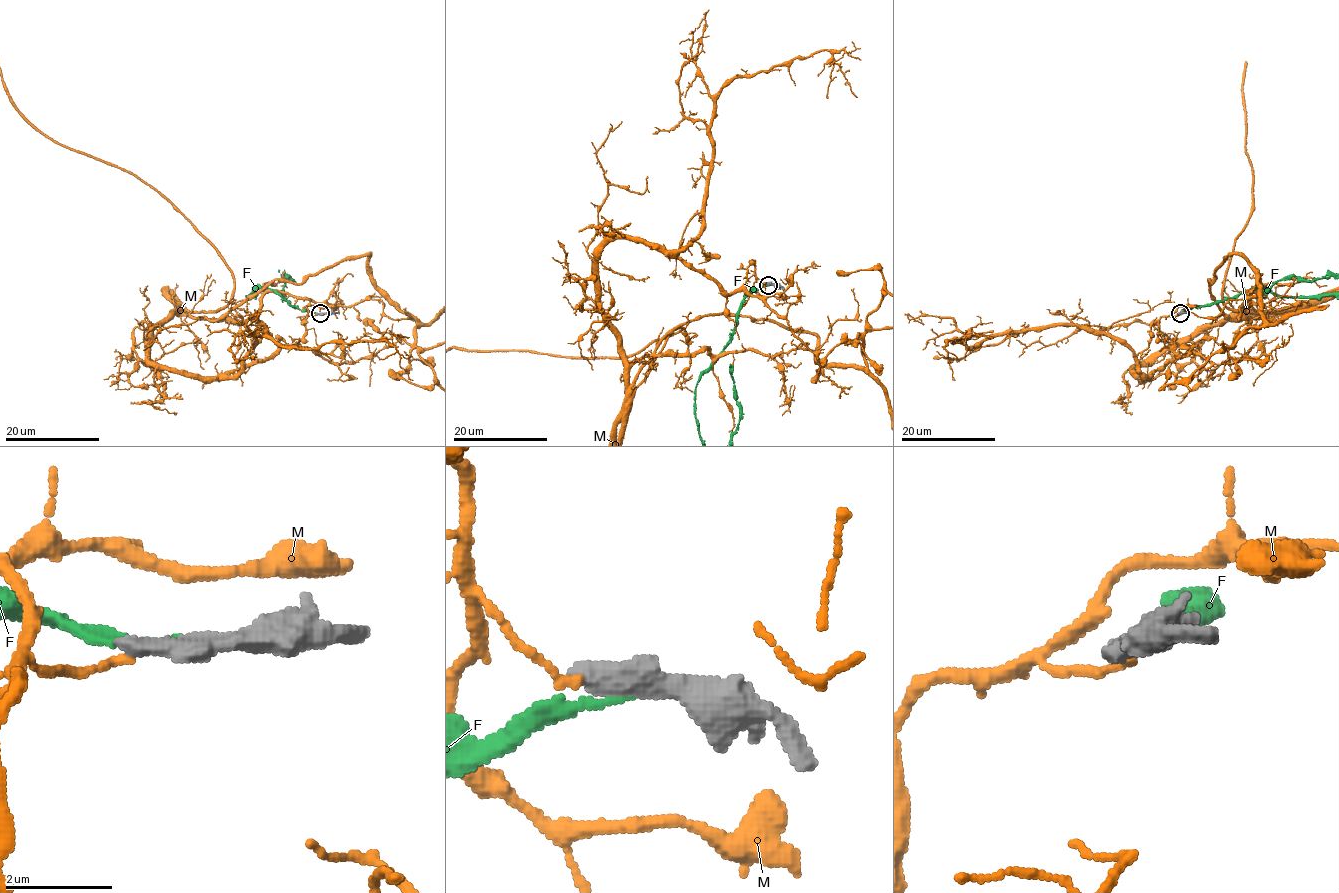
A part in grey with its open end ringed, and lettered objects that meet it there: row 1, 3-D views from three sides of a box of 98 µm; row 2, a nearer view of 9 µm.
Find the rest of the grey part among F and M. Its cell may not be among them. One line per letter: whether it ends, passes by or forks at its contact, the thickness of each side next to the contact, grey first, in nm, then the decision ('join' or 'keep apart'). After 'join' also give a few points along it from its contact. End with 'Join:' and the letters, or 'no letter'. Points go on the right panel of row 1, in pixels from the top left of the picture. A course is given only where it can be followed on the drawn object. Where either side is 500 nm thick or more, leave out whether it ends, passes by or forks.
F: calibres 550 and 130 nm; join
M: it ends; calibres 440 and 150 nm; keep apart
Join: F

